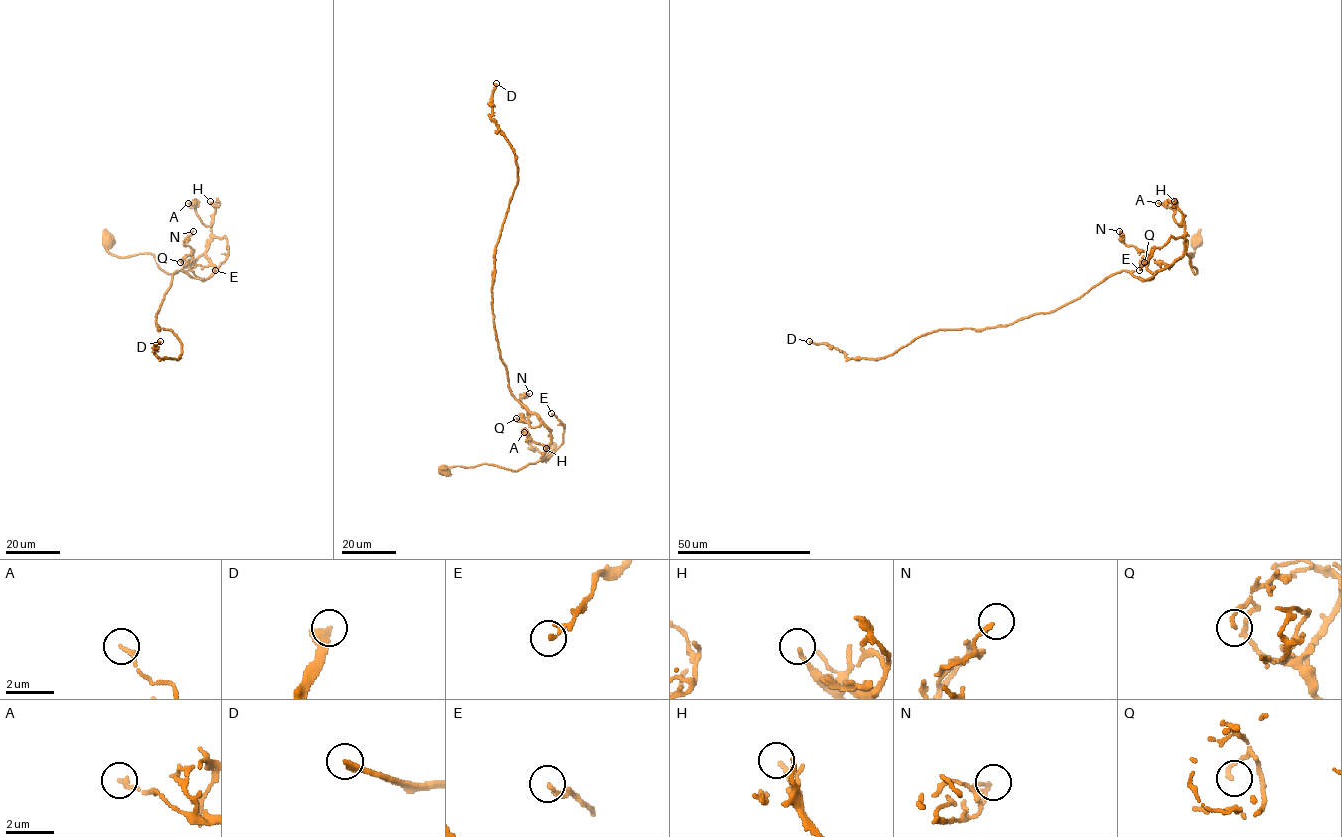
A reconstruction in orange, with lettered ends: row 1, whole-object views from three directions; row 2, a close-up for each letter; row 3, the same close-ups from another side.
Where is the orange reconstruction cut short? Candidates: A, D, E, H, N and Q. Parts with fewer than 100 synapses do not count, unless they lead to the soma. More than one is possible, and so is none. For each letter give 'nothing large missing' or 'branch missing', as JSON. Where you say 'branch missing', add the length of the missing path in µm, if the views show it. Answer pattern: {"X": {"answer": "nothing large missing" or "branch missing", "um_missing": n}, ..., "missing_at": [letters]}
{"A": {"answer": "nothing large missing"}, "D": {"answer": "branch missing", "um_missing": 160}, "E": {"answer": "nothing large missing"}, "H": {"answer": "nothing large missing"}, "N": {"answer": "nothing large missing"}, "Q": {"answer": "nothing large missing"}, "missing_at": ["D"]}

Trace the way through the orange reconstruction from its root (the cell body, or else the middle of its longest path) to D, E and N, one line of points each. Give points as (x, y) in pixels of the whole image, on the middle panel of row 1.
D: (444, 468), (517, 471), (551, 442), (511, 393), (494, 328), (495, 249), (518, 180), (491, 118), (496, 83)
E: (444, 468), (491, 464), (517, 471), (547, 458), (563, 440), (564, 426), (551, 413)
N: (444, 468), (491, 464), (517, 471), (538, 461), (551, 432), (524, 421), (520, 399), (529, 393)

